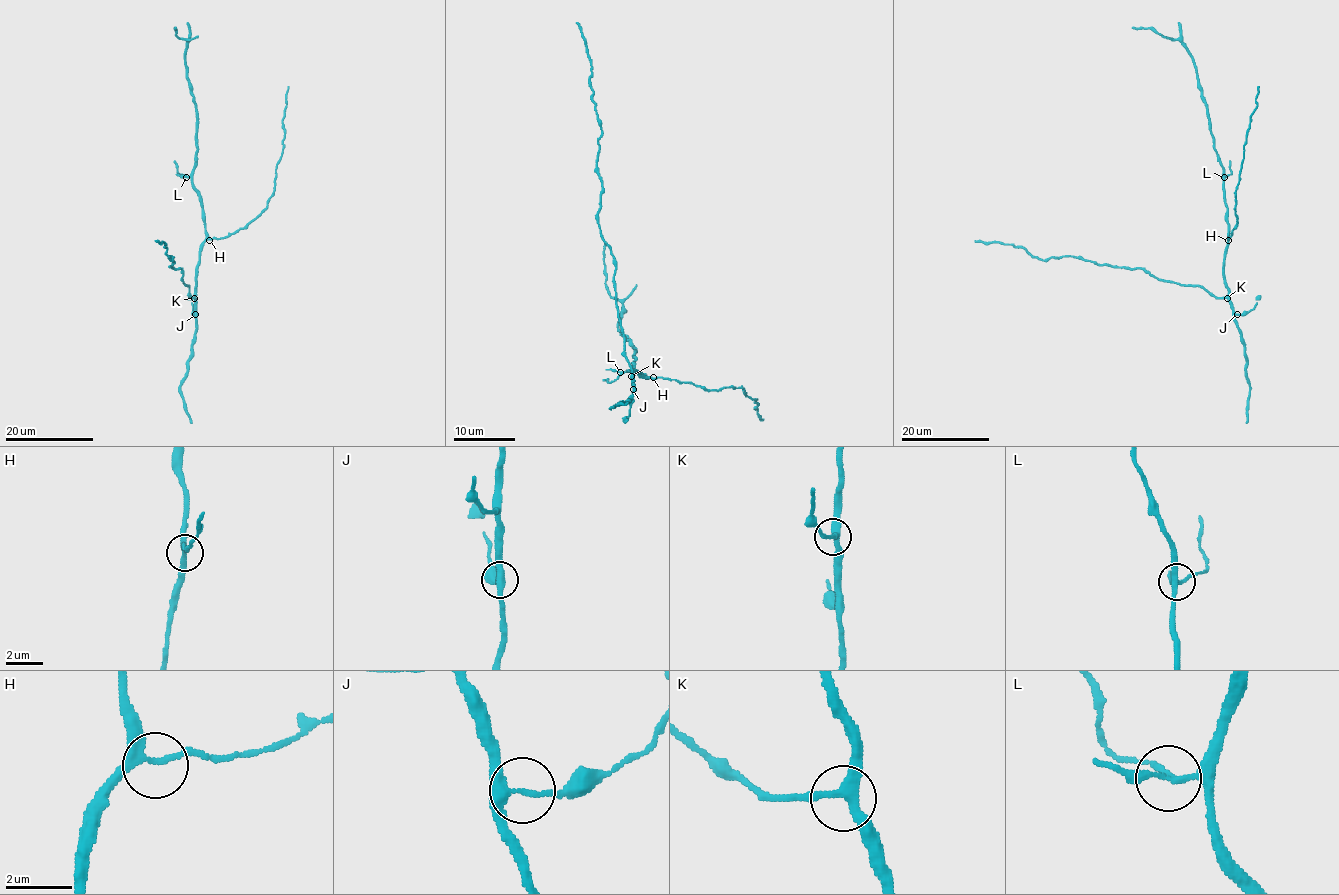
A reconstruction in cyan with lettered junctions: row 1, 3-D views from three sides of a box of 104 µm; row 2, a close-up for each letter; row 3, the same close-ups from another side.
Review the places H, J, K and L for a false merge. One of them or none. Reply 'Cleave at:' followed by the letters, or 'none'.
Cleave at: none

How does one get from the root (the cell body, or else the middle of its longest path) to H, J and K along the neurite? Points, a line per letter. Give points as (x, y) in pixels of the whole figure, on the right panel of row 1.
H: (1224, 271), (1228, 240)
J: (1224, 271), (1228, 301), (1237, 314)
K: (1224, 271), (1227, 298)

